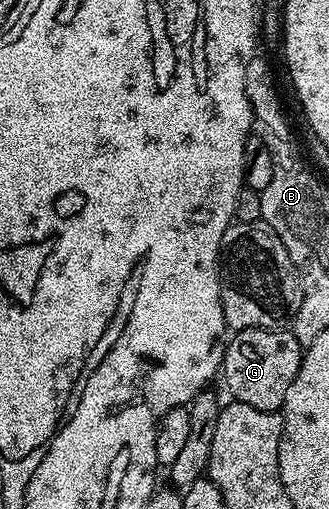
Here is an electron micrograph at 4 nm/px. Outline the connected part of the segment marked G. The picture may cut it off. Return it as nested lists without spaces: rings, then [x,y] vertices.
[[[287,328],[236,330],[230,338],[223,352],[221,367],[221,382],[223,378],[230,397],[241,404],[249,404],[249,408],[278,411],[289,392],[289,384],[293,384],[301,368],[304,343],[295,339],[294,333]]]

